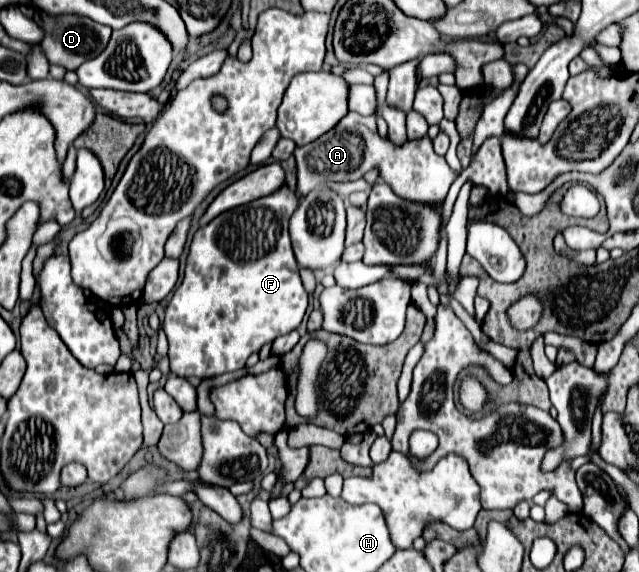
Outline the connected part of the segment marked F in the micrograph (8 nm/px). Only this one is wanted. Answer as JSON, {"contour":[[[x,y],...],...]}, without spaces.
{"contour":[[[283,184],[269,196],[219,214],[195,232],[185,262],[183,282],[173,292],[163,320],[163,330],[169,340],[171,372],[181,378],[195,376],[205,380],[241,370],[251,354],[257,354],[267,342],[273,342],[277,336],[301,324],[307,310],[307,292],[289,238],[289,220],[299,202],[295,192]]]}

